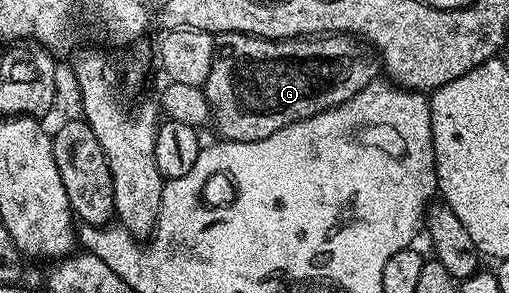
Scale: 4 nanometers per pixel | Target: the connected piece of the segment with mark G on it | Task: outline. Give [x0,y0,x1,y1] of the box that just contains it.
[202,33,381,143]

